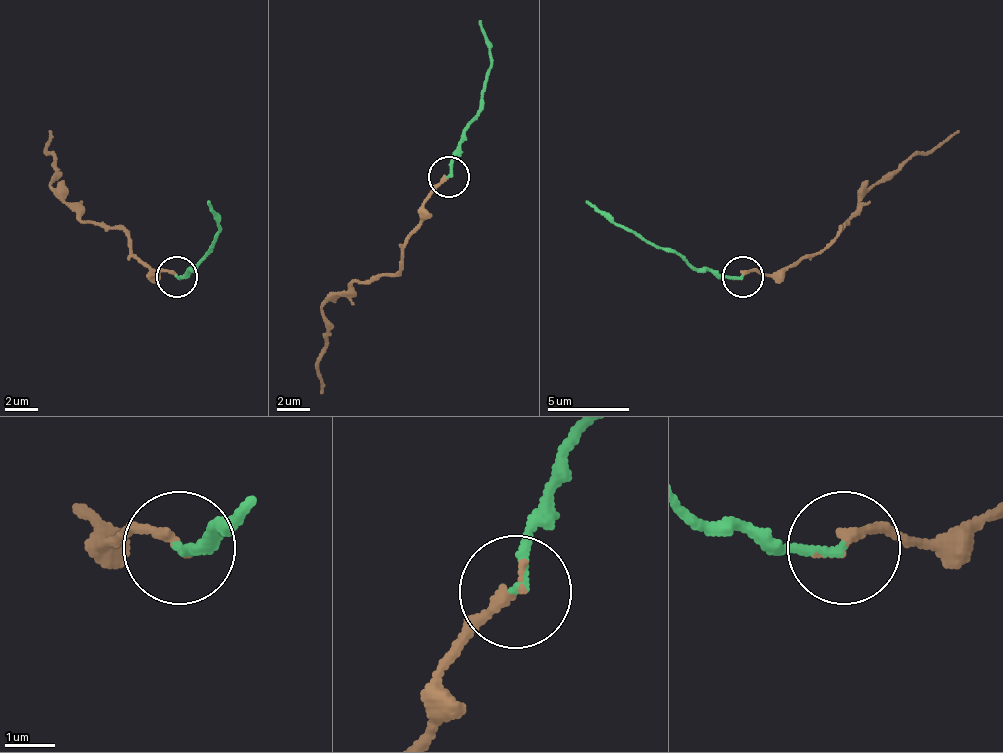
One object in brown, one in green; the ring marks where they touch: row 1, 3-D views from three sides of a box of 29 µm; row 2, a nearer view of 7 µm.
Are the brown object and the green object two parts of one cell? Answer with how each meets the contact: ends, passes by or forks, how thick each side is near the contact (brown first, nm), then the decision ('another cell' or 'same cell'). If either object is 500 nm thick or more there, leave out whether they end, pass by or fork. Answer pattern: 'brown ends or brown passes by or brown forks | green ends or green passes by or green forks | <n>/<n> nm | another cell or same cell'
brown ends | green ends | 200/180 nm | same cell

